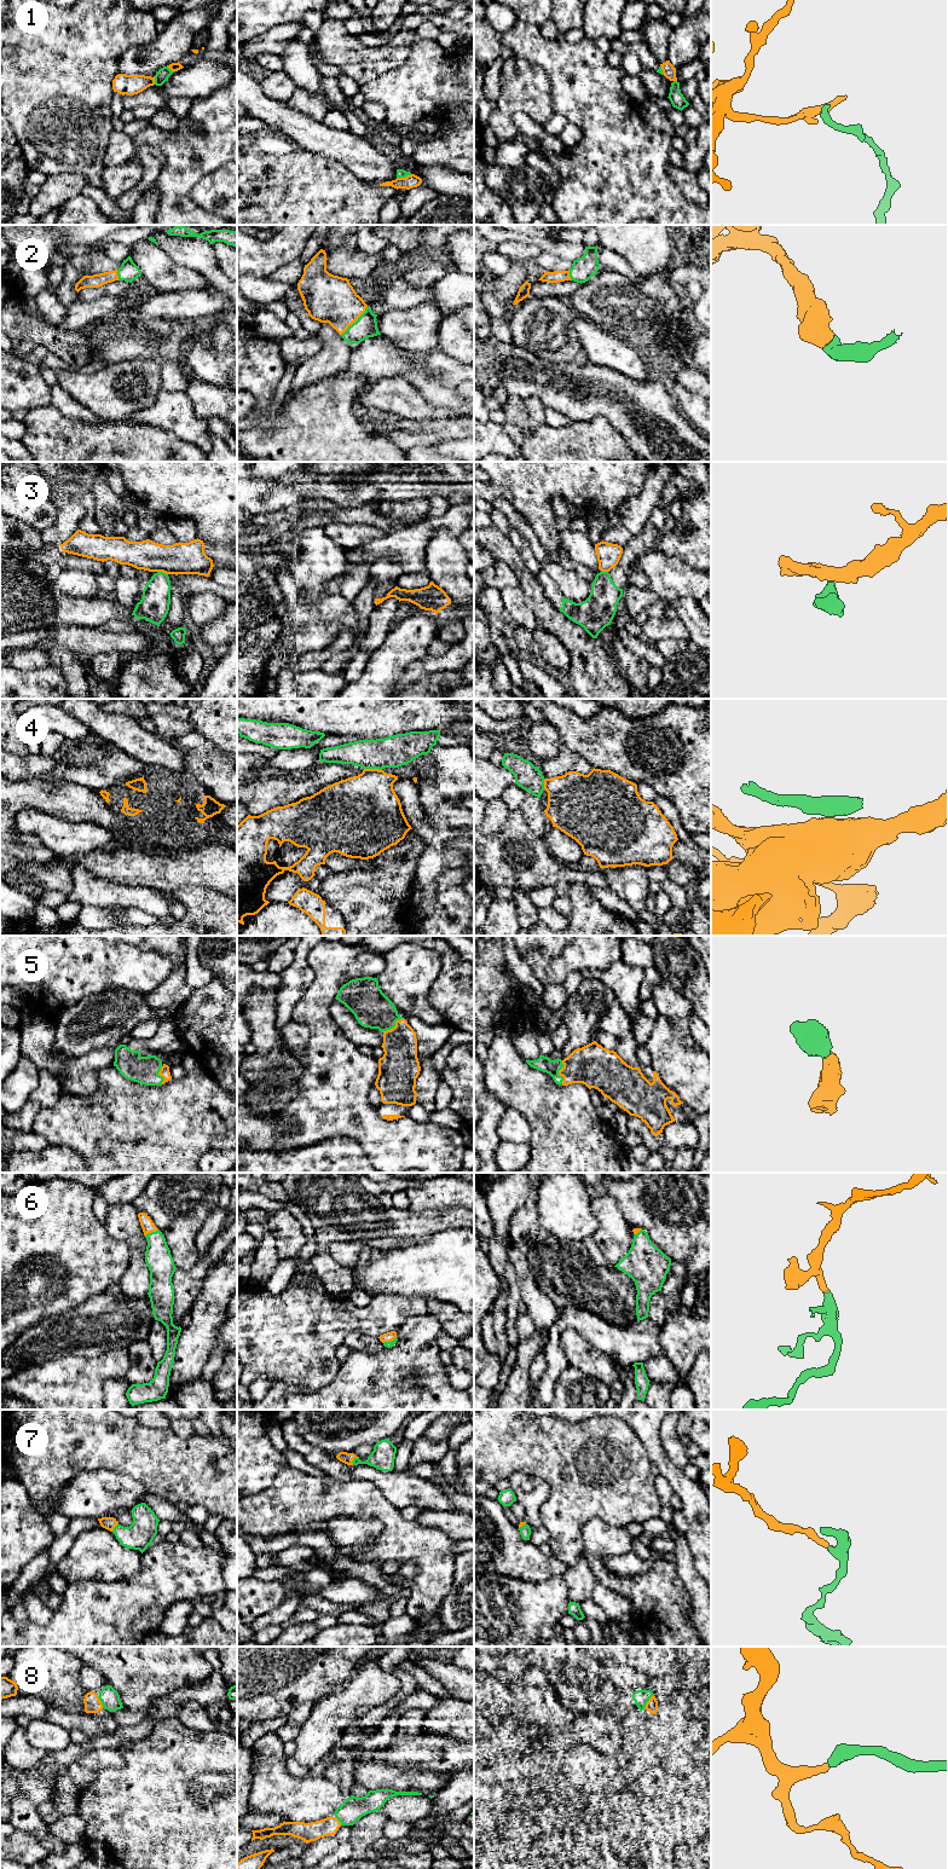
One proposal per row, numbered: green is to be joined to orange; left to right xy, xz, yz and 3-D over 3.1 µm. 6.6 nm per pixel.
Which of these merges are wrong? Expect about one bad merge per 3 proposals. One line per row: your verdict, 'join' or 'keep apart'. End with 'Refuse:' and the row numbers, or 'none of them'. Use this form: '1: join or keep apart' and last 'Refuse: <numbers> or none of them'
1: keep apart
2: join
3: keep apart
4: keep apart
5: join
6: join
7: join
8: join
Refuse: 1, 3, 4

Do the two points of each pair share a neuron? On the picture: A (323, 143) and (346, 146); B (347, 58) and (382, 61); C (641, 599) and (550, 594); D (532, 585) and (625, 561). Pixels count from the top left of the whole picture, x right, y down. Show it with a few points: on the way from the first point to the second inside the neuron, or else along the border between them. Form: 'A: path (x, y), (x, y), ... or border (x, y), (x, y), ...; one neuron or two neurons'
A: path (329, 143), (340, 145); one neuron
B: path (356, 59), (374, 61); one neuron
C: border (626, 585), (620, 596); two neurons
D: border (533, 574), (543, 590), (543, 595), (554, 607); two neurons

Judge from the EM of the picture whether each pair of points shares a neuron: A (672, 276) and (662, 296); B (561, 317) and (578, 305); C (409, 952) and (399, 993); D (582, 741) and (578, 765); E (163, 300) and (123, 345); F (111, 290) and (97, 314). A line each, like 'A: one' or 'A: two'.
A: two
B: two
C: one
D: two
E: two
F: two

